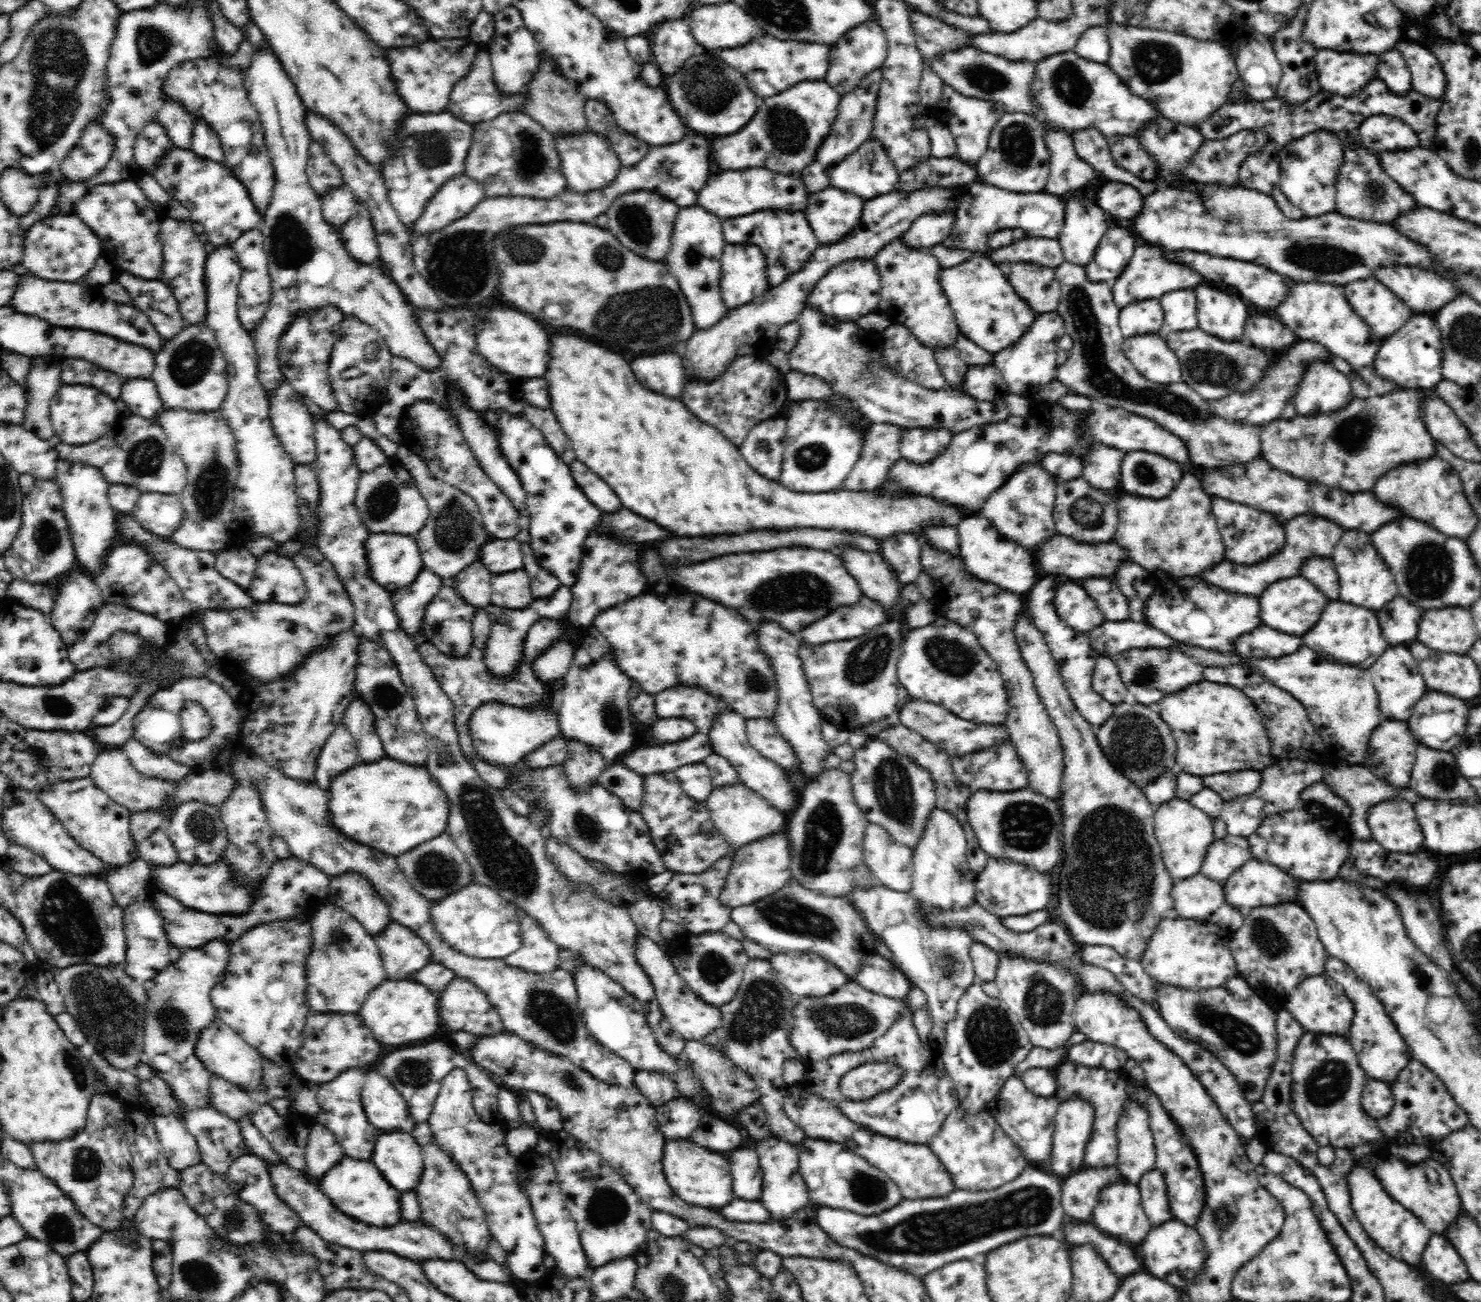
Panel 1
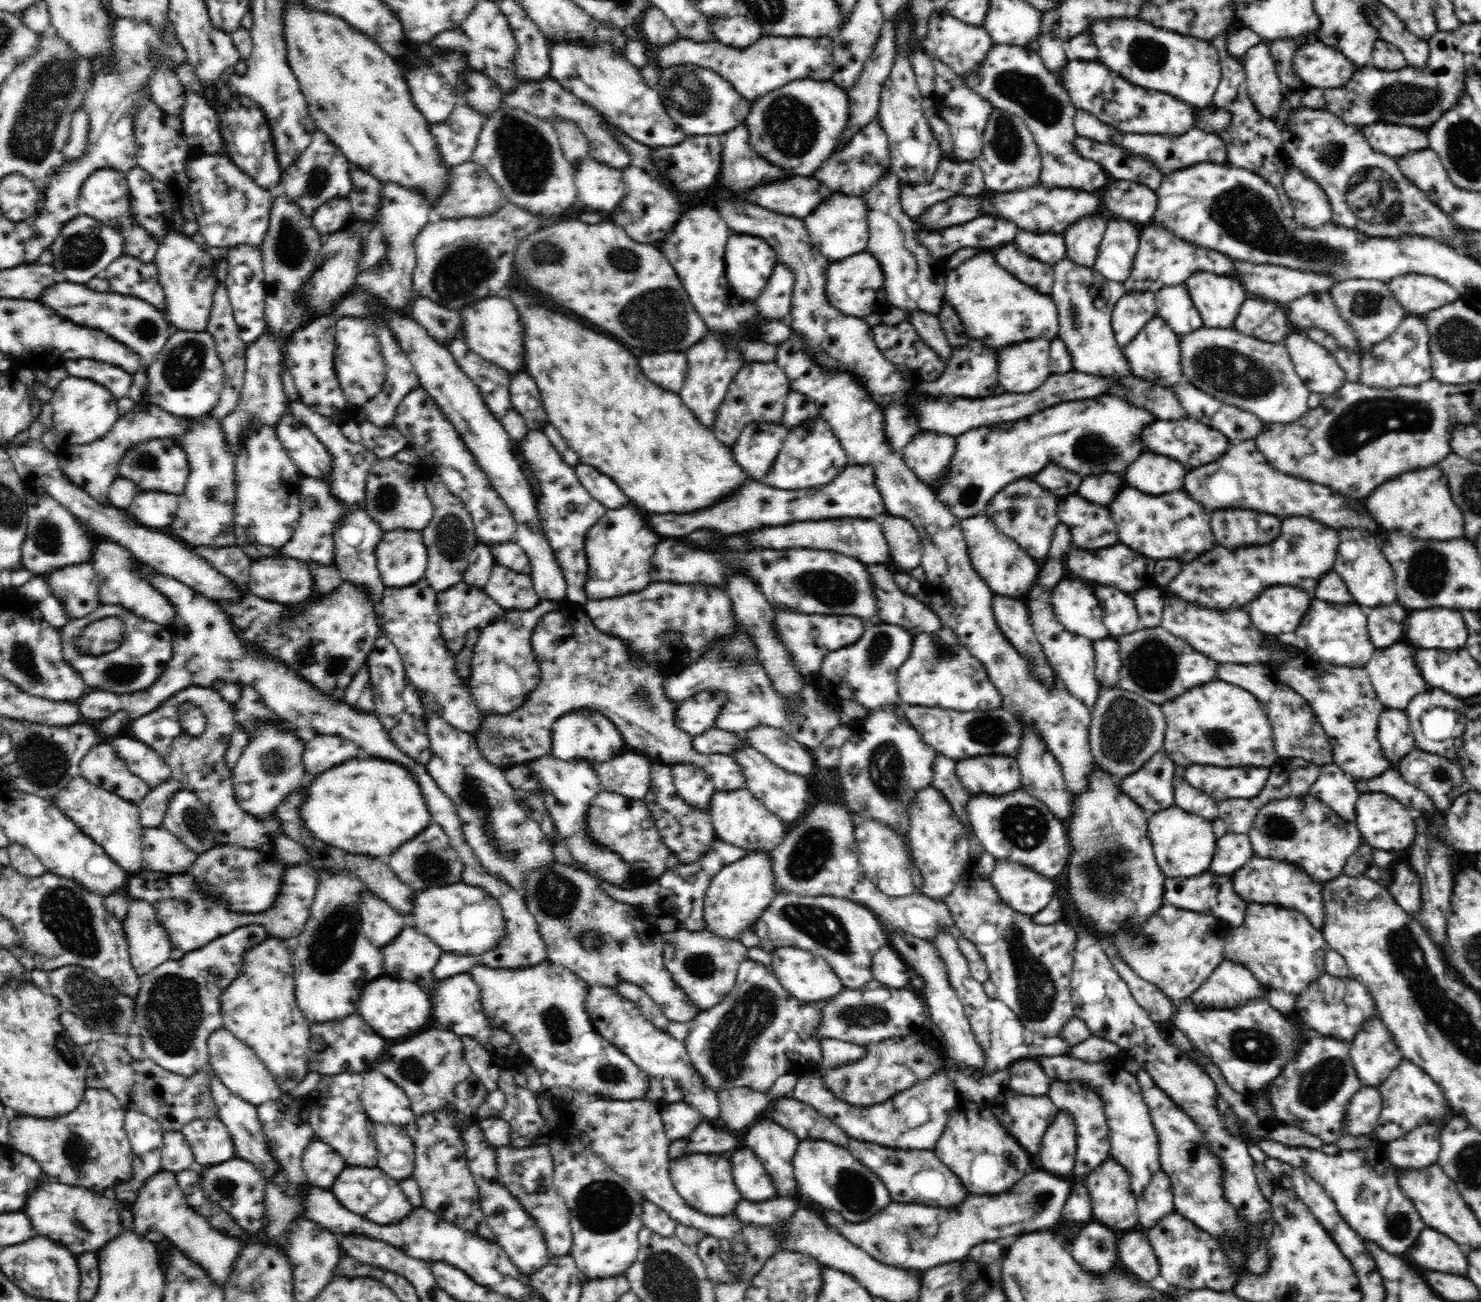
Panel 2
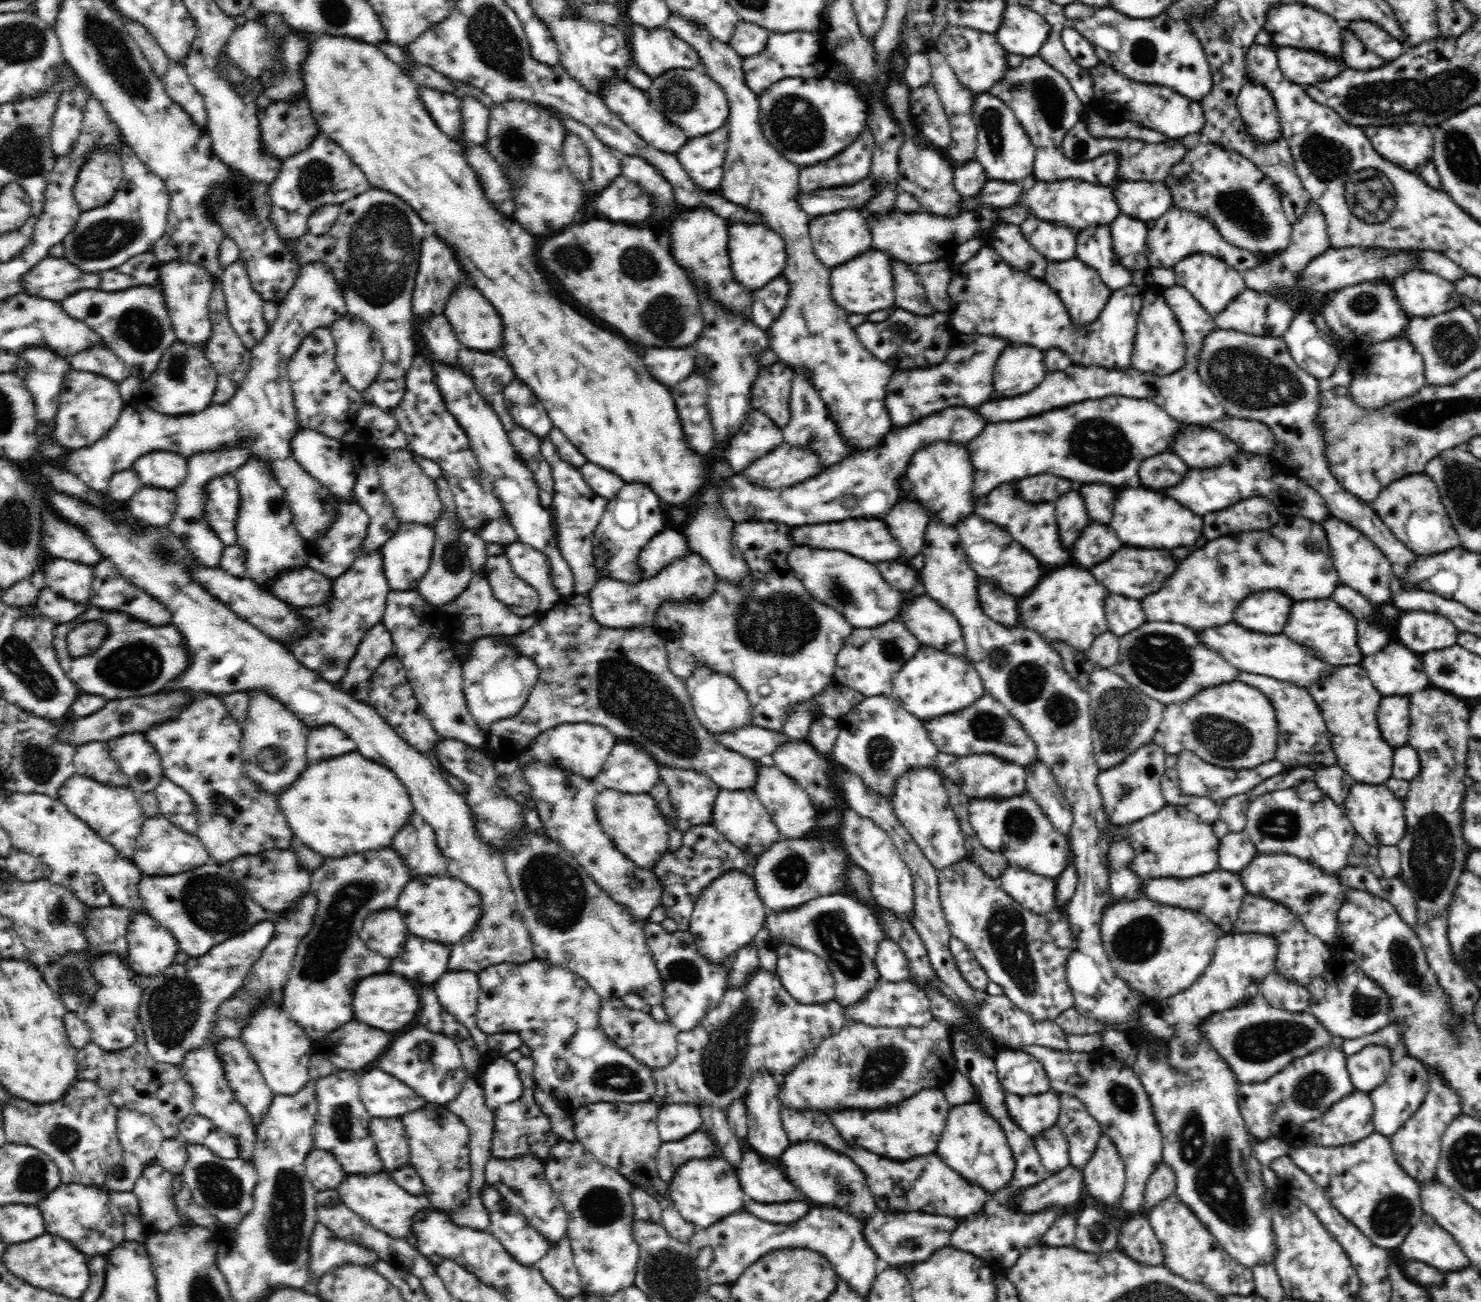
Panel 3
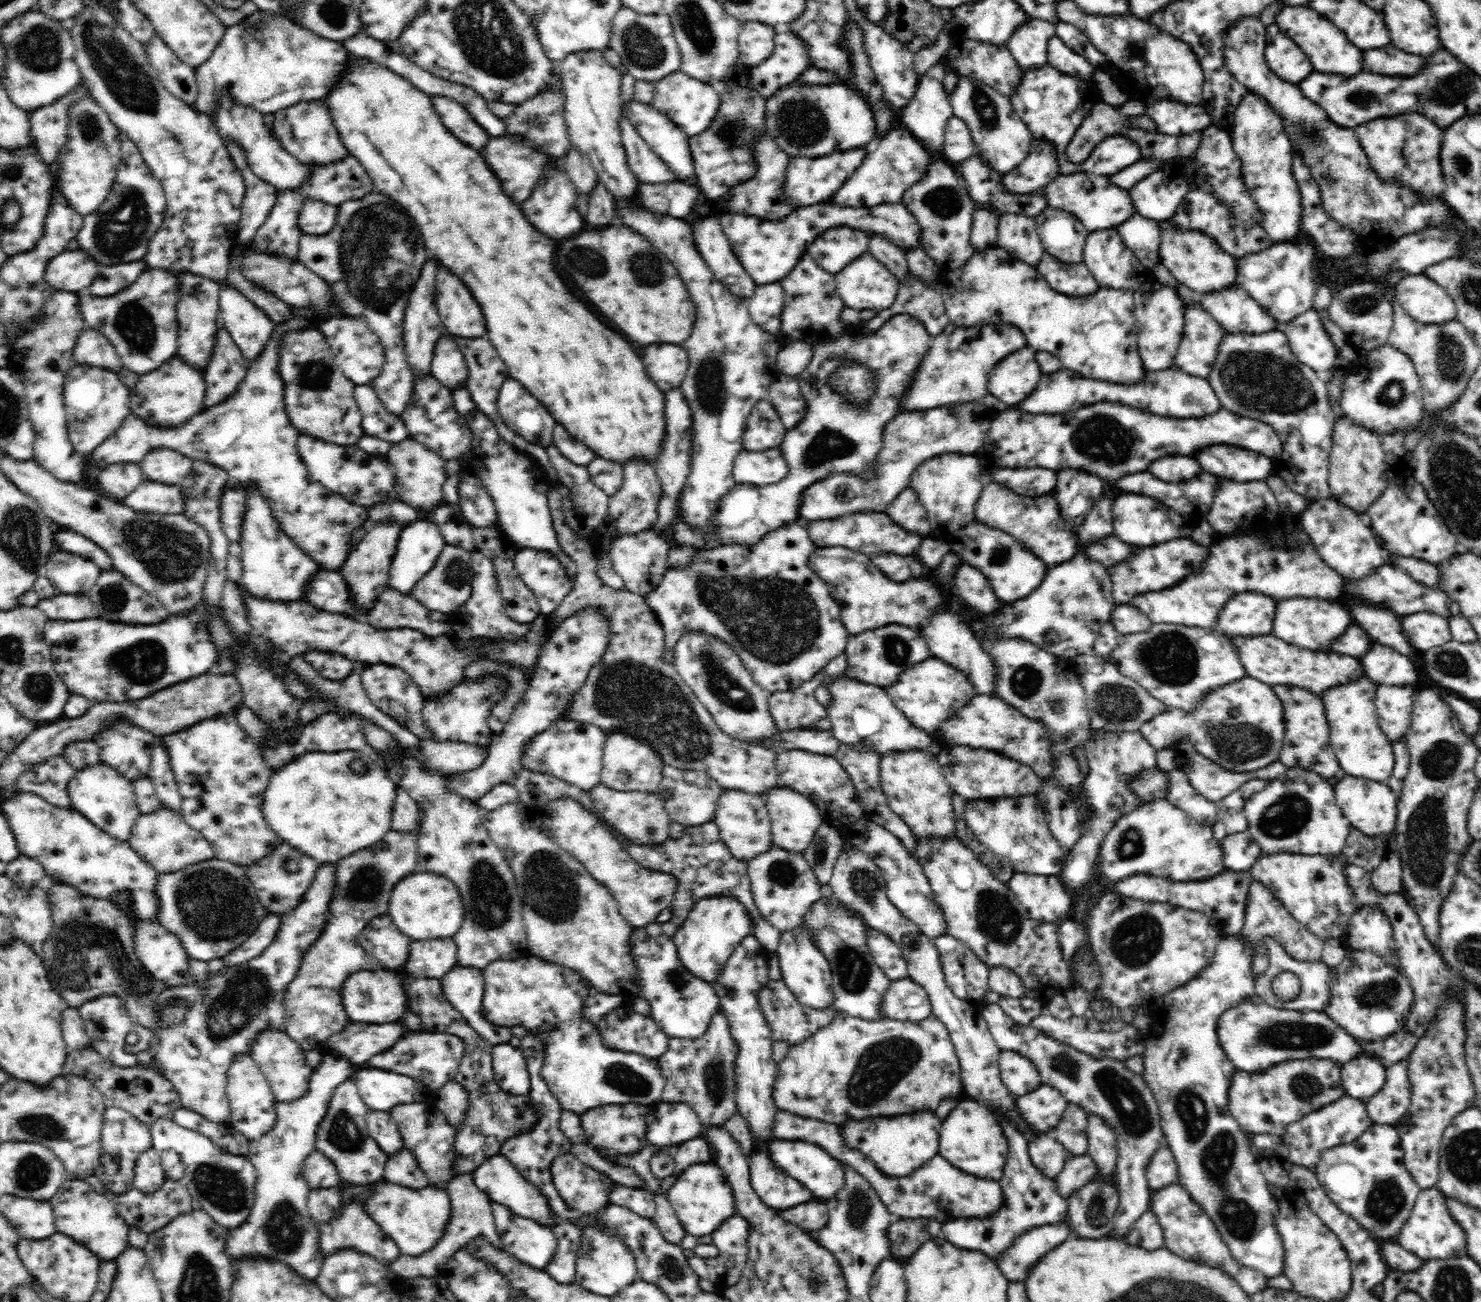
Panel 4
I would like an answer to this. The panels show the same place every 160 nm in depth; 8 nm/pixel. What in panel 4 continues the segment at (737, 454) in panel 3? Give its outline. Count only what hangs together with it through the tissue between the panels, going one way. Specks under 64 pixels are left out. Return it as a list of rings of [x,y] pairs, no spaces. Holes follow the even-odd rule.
[[[760,399],[748,415],[742,435],[744,452],[761,452],[780,447],[787,428],[768,399]]]

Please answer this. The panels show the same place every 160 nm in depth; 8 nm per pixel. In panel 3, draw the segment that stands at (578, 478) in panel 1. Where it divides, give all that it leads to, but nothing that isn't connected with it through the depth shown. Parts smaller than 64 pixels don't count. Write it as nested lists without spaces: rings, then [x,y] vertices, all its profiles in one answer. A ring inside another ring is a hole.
[[[590,462],[580,466],[579,472],[583,475],[583,480],[588,487],[608,502],[616,498],[616,495],[625,486],[625,483],[616,474]]]

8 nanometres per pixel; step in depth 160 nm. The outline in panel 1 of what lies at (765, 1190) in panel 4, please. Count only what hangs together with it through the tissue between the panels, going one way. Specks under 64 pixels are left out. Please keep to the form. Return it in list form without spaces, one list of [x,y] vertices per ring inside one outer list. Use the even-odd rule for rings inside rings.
[[[754,1148],[732,1152],[729,1163],[734,1196],[744,1201],[759,1201],[763,1176],[758,1153]]]

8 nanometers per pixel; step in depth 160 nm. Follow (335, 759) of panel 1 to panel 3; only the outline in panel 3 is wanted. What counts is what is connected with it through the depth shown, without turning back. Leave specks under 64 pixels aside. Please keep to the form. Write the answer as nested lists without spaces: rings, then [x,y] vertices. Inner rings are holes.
[[[336,726],[312,729],[307,738],[306,758],[309,763],[328,760],[356,751],[356,743]]]

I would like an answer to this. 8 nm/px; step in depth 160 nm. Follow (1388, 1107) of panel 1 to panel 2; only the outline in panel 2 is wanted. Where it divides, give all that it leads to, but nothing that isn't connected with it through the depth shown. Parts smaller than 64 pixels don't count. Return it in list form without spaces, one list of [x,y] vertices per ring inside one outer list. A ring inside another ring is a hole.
[[[1363,1085],[1351,1098],[1347,1108],[1345,1134],[1370,1134],[1379,1125],[1379,1116],[1383,1107],[1383,1098],[1379,1087]]]

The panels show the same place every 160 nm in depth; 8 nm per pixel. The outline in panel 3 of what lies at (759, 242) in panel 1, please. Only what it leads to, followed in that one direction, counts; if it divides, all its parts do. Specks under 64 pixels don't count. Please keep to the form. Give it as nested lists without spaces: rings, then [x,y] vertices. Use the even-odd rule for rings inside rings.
[[[780,275],[773,278],[766,286],[752,292],[753,323],[766,330],[782,314],[788,302],[790,289],[788,279]]]

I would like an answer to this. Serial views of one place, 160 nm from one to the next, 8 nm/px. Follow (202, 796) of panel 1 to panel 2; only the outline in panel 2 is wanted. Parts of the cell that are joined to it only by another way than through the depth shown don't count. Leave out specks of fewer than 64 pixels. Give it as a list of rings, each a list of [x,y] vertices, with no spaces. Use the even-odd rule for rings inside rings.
[[[173,778],[151,787],[150,792],[137,804],[142,827],[162,827],[162,821],[166,816],[171,798],[184,789],[187,788],[183,786],[182,782]]]

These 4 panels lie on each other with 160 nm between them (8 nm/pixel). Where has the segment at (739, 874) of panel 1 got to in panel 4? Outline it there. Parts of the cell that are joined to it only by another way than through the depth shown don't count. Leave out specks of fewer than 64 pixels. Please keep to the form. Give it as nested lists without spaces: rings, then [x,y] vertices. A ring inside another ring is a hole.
[[[720,894],[696,902],[683,926],[672,938],[684,967],[698,978],[715,984],[716,977],[724,970],[736,946],[740,945],[744,938],[753,935],[753,928],[754,921],[744,904],[731,894]]]

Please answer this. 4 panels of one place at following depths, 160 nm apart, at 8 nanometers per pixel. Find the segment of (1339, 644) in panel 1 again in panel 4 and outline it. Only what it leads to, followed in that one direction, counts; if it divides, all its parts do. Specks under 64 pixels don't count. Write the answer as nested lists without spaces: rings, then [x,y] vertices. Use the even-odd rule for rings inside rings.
[[[1289,598],[1277,602],[1275,619],[1273,622],[1274,636],[1286,640],[1288,644],[1301,649],[1329,650],[1338,636],[1342,636],[1347,628],[1354,624],[1351,614],[1346,611],[1342,603],[1319,598]]]

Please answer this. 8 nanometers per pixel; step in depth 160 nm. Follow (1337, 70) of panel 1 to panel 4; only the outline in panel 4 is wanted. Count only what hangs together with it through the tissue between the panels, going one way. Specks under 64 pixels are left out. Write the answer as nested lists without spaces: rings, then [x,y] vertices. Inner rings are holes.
[[[1272,24],[1266,30],[1267,48],[1265,57],[1272,72],[1287,83],[1298,84],[1314,71],[1307,54]]]

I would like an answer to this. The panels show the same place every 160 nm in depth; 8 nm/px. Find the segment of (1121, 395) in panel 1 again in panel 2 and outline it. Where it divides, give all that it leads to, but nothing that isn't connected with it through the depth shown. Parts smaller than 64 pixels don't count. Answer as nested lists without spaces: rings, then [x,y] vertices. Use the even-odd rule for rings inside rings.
[[[1068,258],[1053,265],[1053,271],[1055,279],[1051,297],[1056,305],[1058,337],[1068,347],[1072,370],[1108,379],[1110,386],[1102,394],[1116,396],[1152,413],[1158,420],[1172,422],[1188,419],[1186,409],[1171,387],[1160,386],[1134,374],[1123,348],[1116,342],[1111,316],[1115,304],[1124,296],[1123,283],[1108,280],[1092,267],[1076,265]]]

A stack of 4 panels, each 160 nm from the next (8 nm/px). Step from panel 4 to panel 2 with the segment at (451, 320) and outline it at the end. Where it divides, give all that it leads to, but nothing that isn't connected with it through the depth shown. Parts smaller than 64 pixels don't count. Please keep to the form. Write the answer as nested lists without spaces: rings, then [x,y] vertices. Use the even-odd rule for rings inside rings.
[[[483,298],[475,305],[461,309],[463,333],[468,346],[485,361],[515,374],[524,370],[524,326],[510,300]]]

